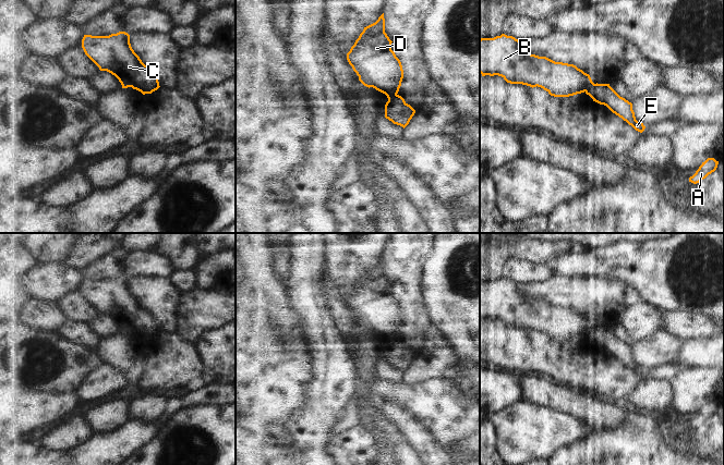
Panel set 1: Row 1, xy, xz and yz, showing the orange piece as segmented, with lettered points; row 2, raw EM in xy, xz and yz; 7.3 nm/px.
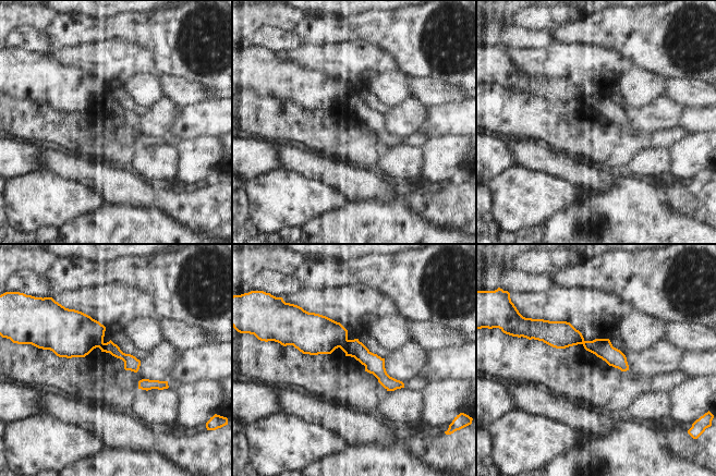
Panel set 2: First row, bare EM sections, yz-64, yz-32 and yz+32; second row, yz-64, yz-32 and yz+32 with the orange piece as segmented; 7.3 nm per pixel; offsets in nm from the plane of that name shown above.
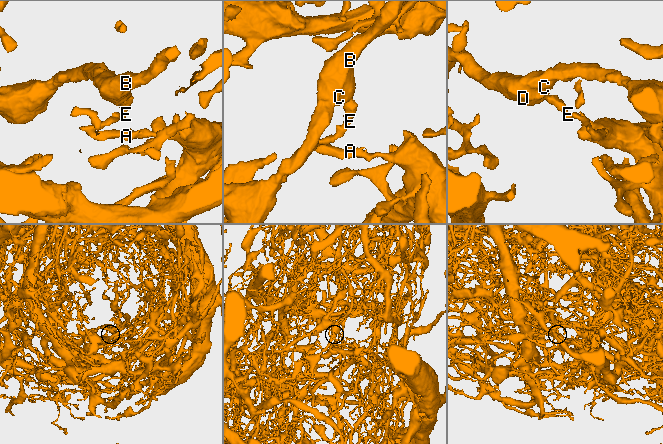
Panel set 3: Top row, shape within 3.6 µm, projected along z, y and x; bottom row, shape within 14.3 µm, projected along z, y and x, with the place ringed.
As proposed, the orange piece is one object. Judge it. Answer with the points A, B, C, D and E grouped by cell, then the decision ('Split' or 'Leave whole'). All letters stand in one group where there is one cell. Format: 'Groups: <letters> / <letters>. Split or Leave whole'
Groups: A E / B C D. Split.

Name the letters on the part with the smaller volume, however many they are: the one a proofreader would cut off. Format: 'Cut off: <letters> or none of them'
Cut off: B, C, D

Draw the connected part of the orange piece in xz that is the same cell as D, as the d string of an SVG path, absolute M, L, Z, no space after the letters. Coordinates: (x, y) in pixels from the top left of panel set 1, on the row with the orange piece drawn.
M383 13L375 23L364 27L347 53L359 81L385 94L388 100L398 94L403 78L402 65L391 50L391 42L385 33Z

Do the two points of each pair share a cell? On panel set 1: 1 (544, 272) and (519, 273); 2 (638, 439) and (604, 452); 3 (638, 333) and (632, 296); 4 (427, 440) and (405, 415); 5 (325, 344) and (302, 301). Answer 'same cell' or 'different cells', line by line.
1: same cell
2: same cell
3: different cells
4: same cell
5: same cell

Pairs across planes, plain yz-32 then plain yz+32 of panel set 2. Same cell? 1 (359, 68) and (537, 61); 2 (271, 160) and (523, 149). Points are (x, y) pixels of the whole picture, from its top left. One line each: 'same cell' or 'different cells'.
1: same cell
2: different cells

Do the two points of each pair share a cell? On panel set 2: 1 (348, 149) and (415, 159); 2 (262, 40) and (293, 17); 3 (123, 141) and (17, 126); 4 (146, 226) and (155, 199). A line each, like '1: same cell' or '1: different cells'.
1: different cells
2: different cells
3: different cells
4: different cells

